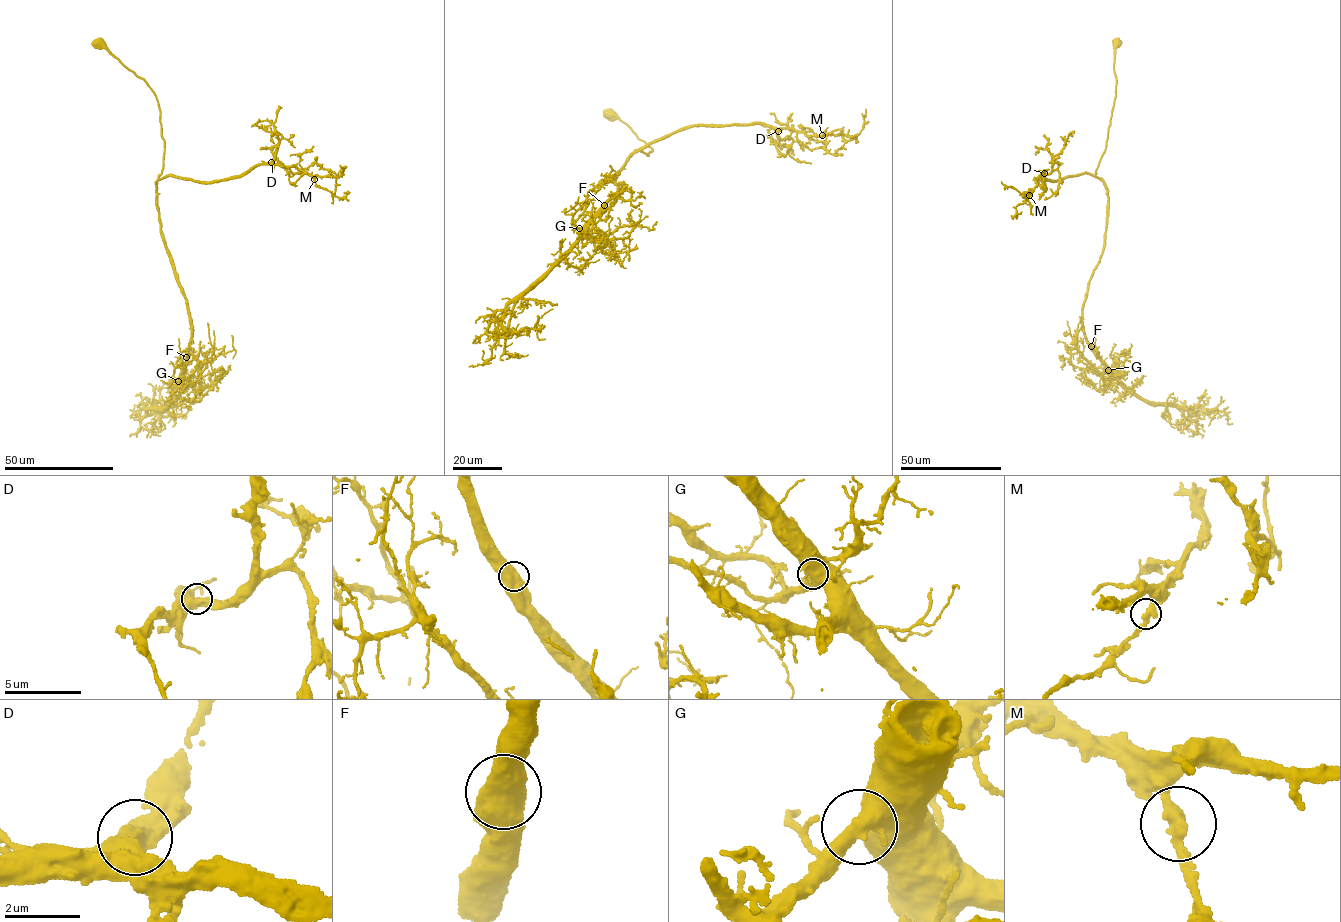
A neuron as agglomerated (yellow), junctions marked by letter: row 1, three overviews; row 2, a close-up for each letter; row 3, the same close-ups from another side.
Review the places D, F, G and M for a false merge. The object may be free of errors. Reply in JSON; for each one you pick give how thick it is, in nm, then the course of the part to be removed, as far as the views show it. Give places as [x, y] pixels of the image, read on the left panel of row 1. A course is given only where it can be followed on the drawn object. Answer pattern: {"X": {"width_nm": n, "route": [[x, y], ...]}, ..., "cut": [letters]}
{"cut": []}

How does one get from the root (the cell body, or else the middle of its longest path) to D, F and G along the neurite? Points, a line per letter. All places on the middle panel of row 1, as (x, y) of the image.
D: (611, 116), (626, 123), (652, 149), (647, 156), (634, 151), (695, 125), (760, 123), (778, 131)
F: (611, 116), (652, 150), (630, 154), (613, 178), (622, 189), (604, 205)
G: (611, 116), (652, 151), (630, 154), (613, 178), (622, 189), (579, 228)

